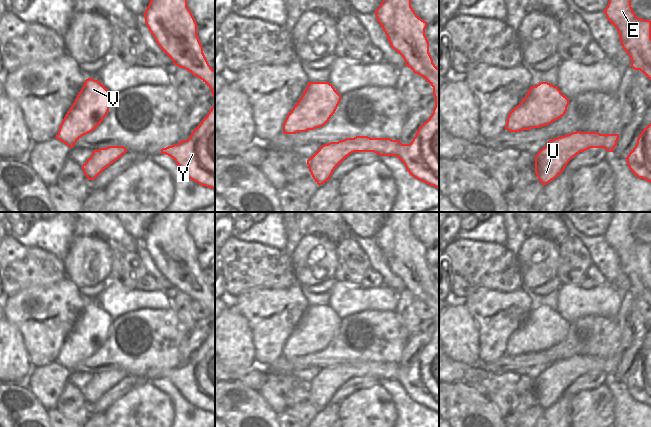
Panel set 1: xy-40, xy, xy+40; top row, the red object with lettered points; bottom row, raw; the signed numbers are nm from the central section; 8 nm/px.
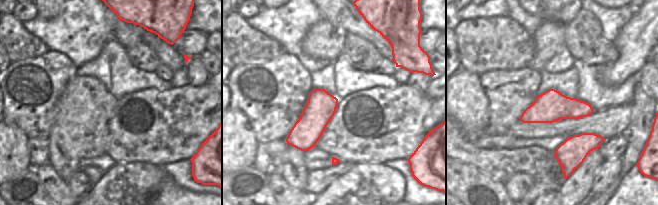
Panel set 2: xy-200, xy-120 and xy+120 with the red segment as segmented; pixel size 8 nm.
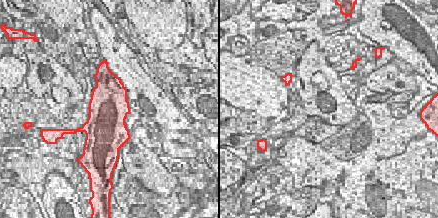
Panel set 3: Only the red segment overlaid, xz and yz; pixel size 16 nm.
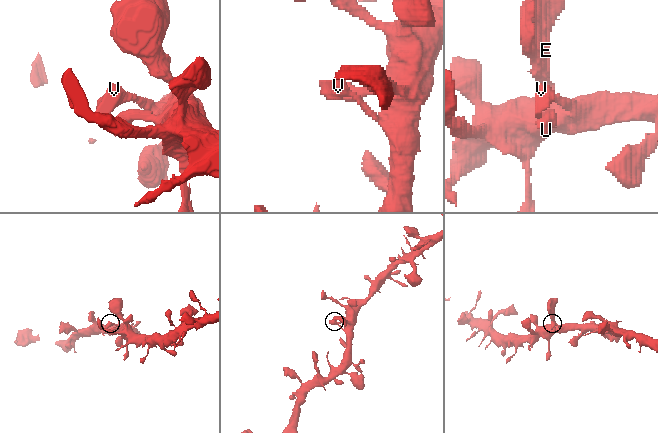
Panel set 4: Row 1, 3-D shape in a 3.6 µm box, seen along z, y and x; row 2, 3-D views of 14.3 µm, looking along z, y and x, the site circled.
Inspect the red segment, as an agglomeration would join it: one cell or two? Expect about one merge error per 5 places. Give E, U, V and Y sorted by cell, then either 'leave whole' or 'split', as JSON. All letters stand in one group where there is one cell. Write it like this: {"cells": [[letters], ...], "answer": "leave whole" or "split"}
{"cells": [["E", "U", "V", "Y"]], "answer": "leave whole"}

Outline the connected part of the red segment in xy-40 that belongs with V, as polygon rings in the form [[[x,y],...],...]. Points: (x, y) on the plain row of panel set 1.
[[[92,302],[86,303],[55,362],[73,372],[82,360],[101,348],[109,335],[112,321],[101,306]]]

